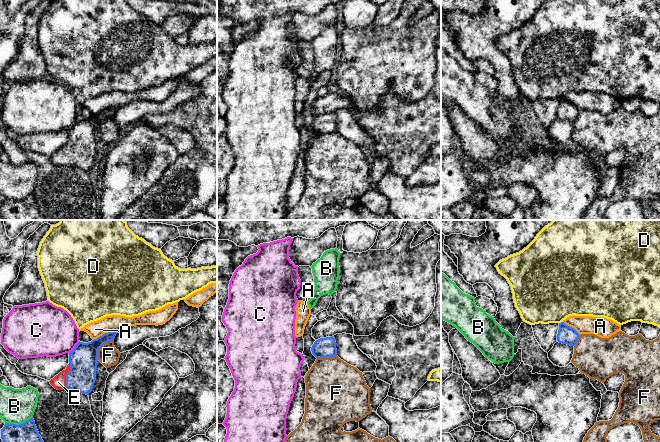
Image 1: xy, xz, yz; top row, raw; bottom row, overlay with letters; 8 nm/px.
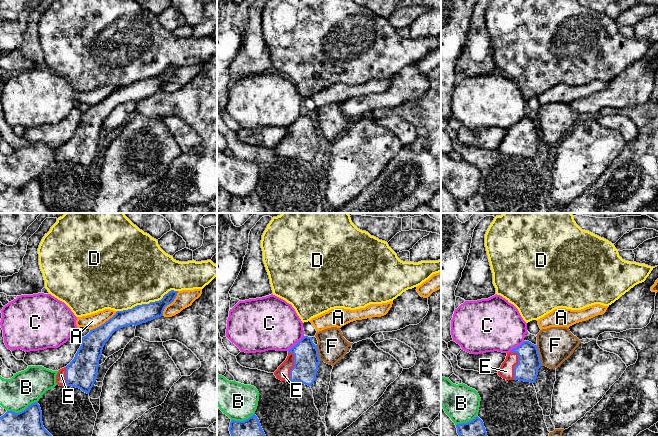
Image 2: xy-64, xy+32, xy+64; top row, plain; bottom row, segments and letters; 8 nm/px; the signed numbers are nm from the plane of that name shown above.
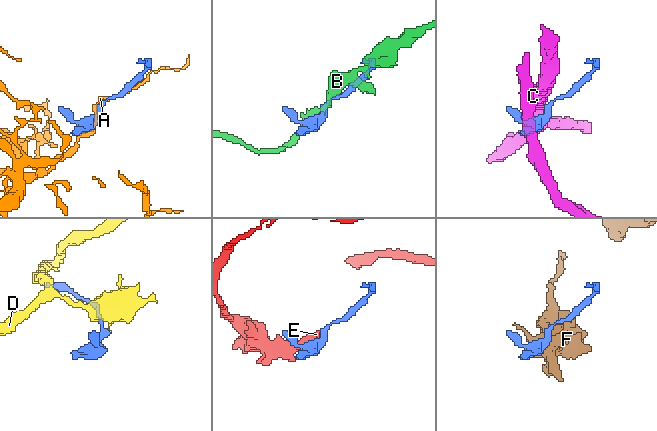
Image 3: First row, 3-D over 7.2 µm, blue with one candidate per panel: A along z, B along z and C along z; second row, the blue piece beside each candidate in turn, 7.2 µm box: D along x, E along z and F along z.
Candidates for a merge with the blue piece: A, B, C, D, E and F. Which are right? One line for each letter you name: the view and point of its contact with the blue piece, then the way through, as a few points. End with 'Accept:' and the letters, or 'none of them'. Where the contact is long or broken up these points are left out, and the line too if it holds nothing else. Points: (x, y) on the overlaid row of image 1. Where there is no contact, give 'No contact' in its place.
E: Touches blue at xy (66, 377). Path across: xy (83, 359), (66, 377), (58, 382)
Accept: E

